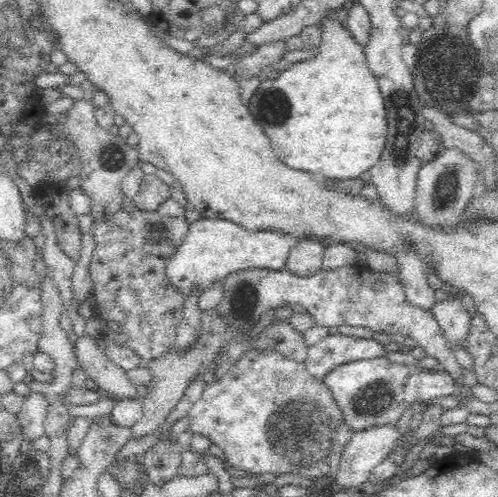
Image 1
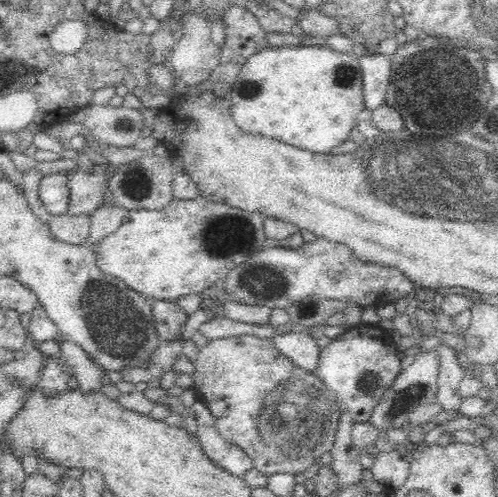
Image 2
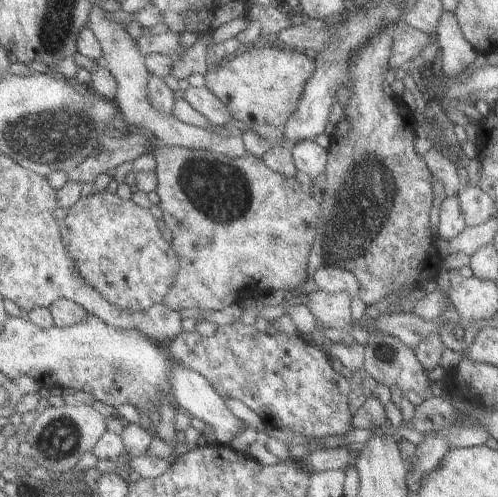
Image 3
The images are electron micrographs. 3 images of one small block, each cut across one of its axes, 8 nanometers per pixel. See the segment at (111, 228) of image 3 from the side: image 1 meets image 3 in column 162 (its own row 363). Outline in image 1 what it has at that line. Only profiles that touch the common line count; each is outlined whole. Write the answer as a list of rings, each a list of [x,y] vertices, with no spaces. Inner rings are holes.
[[[256,348],[240,354],[238,362],[232,364],[226,374],[204,386],[200,400],[190,410],[190,430],[218,446],[232,468],[258,474],[264,480],[272,480],[288,472],[310,480],[334,476],[340,468],[342,452],[354,434],[324,380],[310,376],[304,364],[278,350]]]

